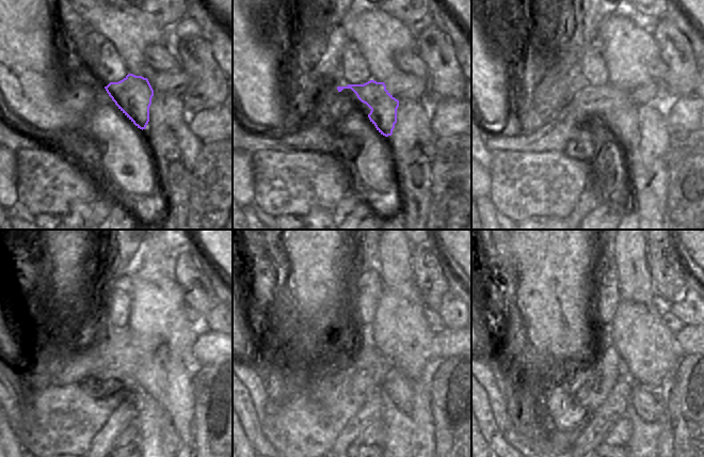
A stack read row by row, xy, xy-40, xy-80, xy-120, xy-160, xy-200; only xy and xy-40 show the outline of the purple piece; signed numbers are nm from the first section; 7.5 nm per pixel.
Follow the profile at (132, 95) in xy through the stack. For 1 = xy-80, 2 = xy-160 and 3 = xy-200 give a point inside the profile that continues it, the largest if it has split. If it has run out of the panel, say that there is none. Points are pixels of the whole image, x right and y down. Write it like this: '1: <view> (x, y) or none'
1: xy-80 (623, 120)
2: xy-160 (396, 384)
3: xy-200 (646, 402)

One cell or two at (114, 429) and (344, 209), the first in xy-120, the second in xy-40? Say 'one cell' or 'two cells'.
one cell

